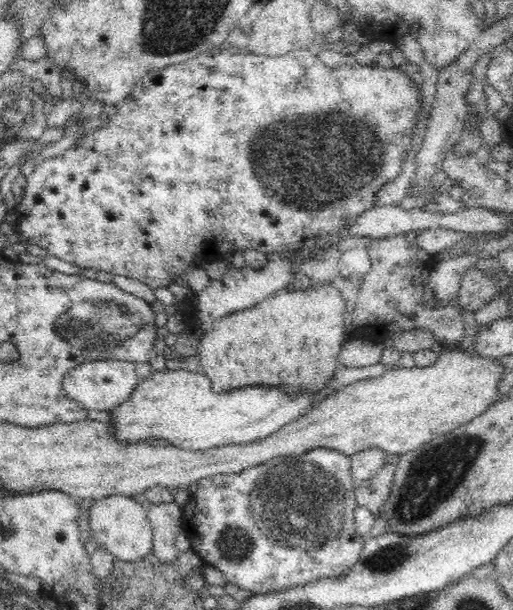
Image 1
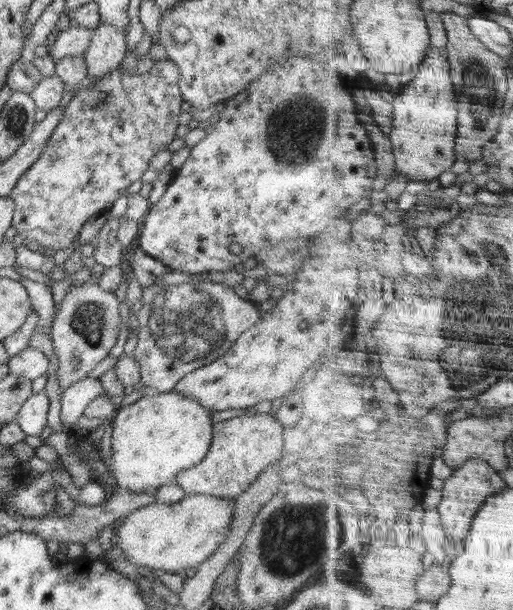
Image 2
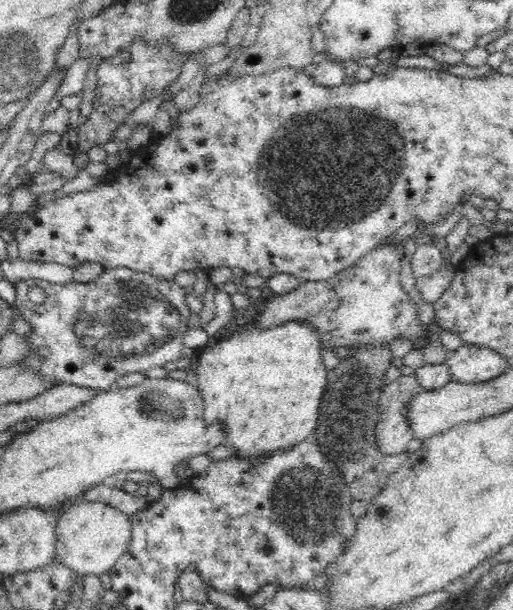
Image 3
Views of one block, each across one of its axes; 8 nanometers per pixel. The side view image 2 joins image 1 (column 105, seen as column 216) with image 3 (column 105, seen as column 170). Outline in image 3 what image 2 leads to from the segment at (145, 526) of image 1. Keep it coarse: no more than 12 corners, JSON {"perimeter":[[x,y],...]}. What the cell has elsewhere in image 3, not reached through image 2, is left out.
{"perimeter":[[80,500],[56,518],[56,562],[107,573],[128,550],[126,513]]}

